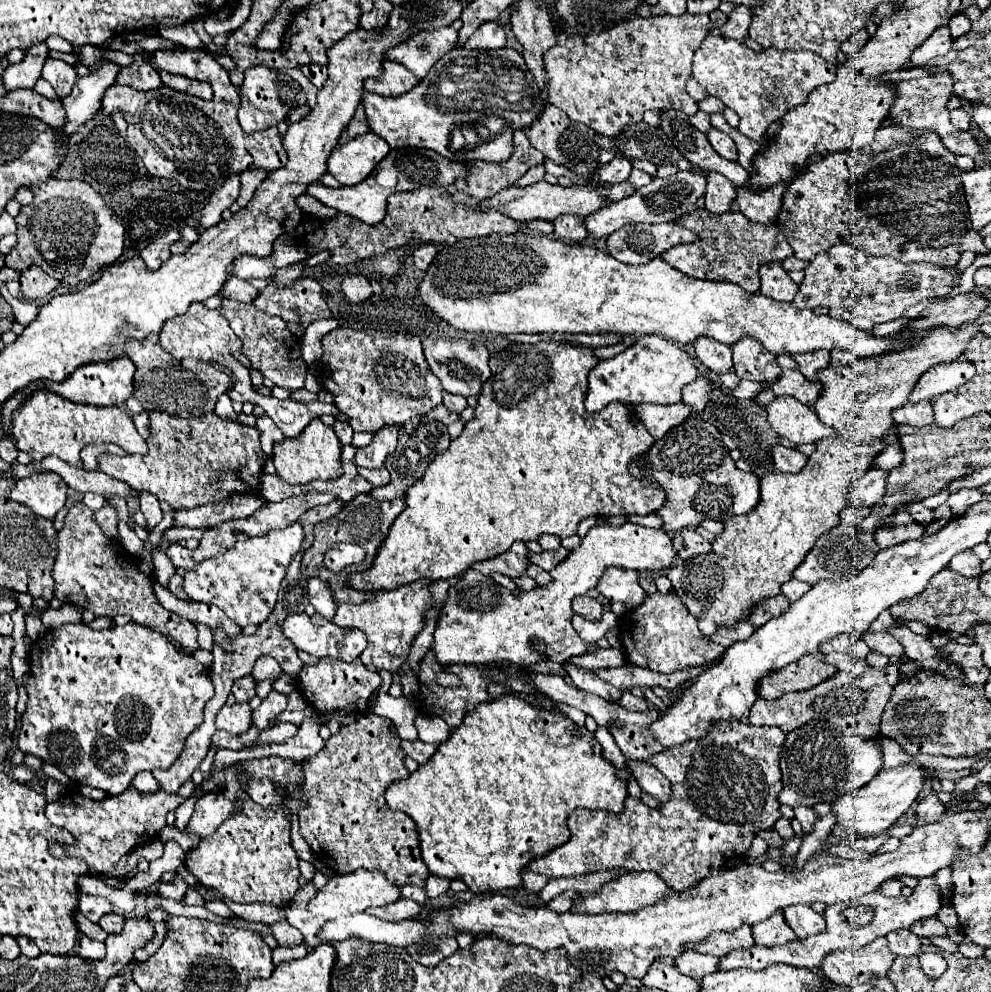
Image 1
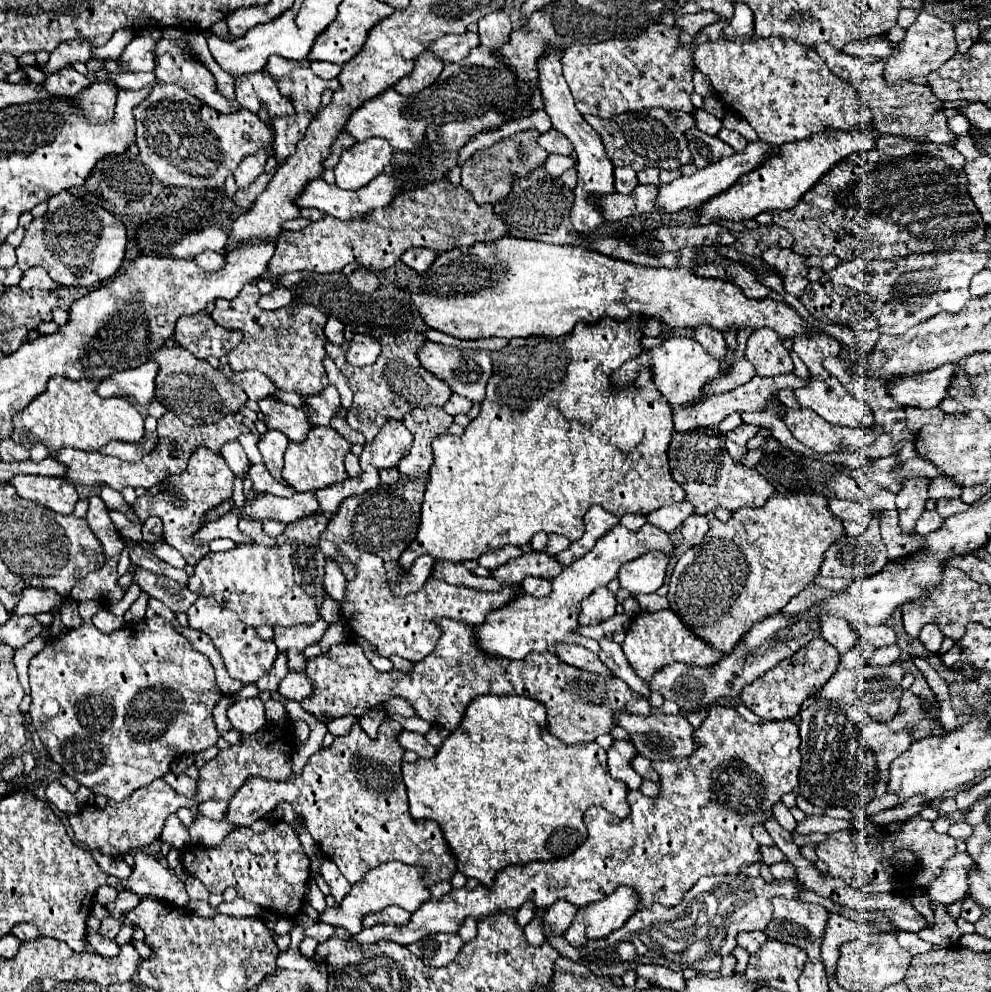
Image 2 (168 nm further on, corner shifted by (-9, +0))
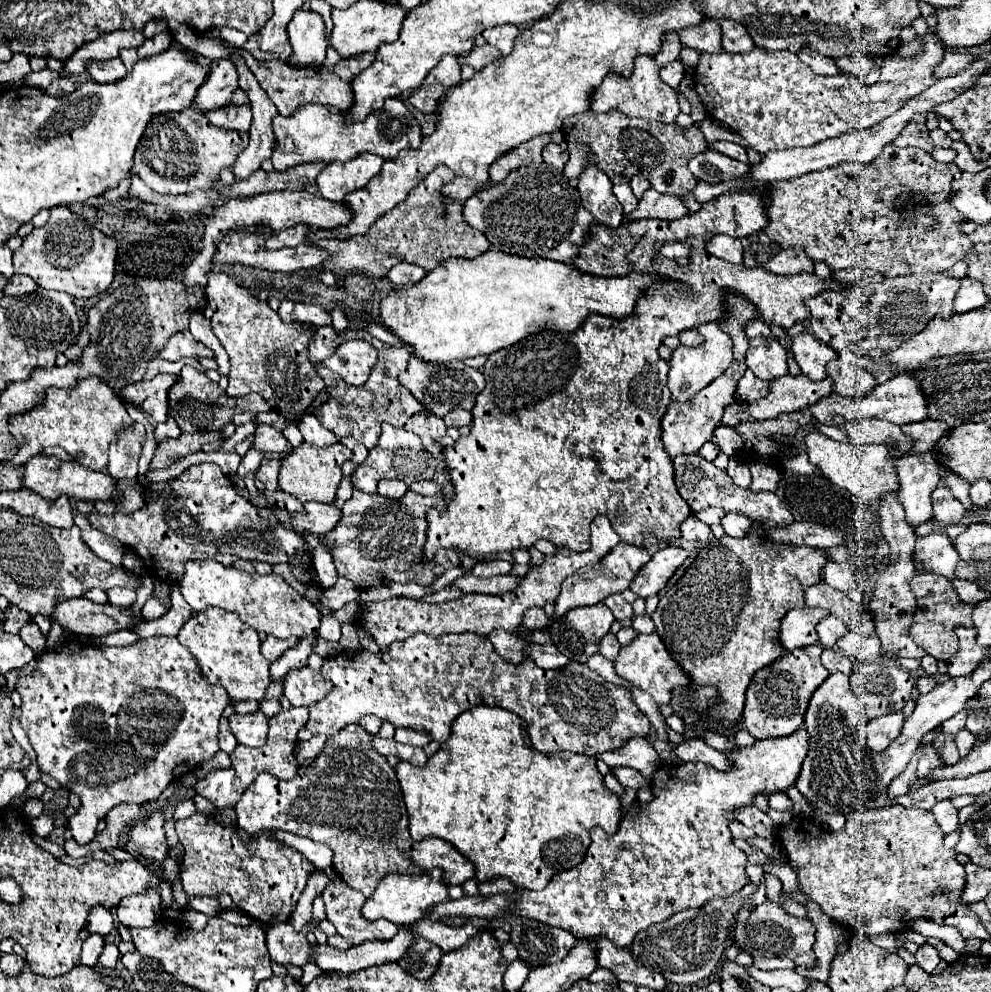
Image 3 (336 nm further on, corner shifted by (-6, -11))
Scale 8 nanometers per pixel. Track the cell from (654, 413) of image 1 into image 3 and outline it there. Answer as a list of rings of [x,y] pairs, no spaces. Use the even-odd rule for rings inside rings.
[[[787,374],[787,376],[781,376],[781,378],[773,380],[771,392],[763,400],[757,400],[755,404],[731,404],[731,406],[727,406],[725,414],[723,414],[723,424],[733,426],[733,424],[739,424],[741,420],[771,420],[771,418],[777,418],[779,414],[797,412],[797,410],[801,410],[809,404],[815,404],[819,398],[823,398],[831,392],[833,392],[833,380],[829,376],[815,382],[815,380],[809,380],[803,374],[799,374],[799,376]]]

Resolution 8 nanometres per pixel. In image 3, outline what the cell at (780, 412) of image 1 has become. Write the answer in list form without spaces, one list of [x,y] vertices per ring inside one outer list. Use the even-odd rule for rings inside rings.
[[[811,432],[805,438],[809,460],[827,476],[835,486],[851,492],[861,500],[879,500],[885,494],[899,492],[899,478],[893,460],[885,446],[855,446],[835,442],[821,432]]]

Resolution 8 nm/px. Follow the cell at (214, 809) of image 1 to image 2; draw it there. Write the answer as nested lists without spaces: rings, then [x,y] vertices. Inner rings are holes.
[[[384,719],[376,739],[370,739],[364,729],[354,723],[348,735],[336,737],[330,747],[316,751],[300,777],[286,781],[246,779],[242,789],[230,799],[224,819],[232,825],[252,825],[262,815],[274,811],[278,803],[288,801],[294,811],[304,817],[318,849],[338,865],[350,883],[358,883],[366,871],[392,859],[426,869],[424,885],[428,887],[446,881],[456,873],[456,861],[440,827],[430,819],[416,821],[408,813],[406,785],[400,773],[404,757],[404,749],[398,745],[400,731],[400,723]]]

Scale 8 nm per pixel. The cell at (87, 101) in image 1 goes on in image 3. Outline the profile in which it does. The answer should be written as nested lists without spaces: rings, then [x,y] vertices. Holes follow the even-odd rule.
[[[169,30],[161,32],[161,34],[145,40],[145,44],[141,48],[137,48],[137,54],[139,54],[139,58],[149,58],[159,52],[165,52],[171,46],[171,40],[173,40],[173,34]]]

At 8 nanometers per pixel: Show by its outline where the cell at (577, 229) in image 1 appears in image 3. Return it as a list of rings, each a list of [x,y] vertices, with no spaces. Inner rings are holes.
[[[591,164],[579,176],[579,194],[583,206],[593,214],[599,224],[609,228],[617,228],[623,220],[623,208],[613,194],[611,180]]]

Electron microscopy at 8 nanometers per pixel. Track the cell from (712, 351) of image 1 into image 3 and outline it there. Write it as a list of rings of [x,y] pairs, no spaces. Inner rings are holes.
[[[693,328],[693,330],[683,330],[679,334],[679,340],[681,340],[683,346],[697,346],[697,344],[703,342],[703,336]]]

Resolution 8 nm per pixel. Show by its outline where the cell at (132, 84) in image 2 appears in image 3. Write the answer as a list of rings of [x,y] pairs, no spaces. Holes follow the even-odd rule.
[[[113,58],[113,60],[105,60],[105,62],[93,62],[87,66],[87,72],[91,74],[91,78],[95,82],[117,82],[121,78],[127,76],[125,64],[121,62],[121,58]]]

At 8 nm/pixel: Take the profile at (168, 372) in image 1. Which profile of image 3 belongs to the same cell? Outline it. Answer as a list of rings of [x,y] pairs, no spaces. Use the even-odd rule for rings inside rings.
[[[183,366],[181,380],[169,390],[169,416],[177,420],[183,432],[197,432],[197,430],[223,430],[227,422],[237,412],[245,412],[245,398],[229,398],[219,384],[211,382],[203,372]]]

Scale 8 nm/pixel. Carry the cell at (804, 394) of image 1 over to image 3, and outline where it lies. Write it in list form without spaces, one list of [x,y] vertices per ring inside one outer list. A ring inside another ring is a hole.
[[[863,418],[863,420],[853,420],[843,426],[839,426],[853,444],[899,444],[899,452],[909,454],[913,448],[913,440],[901,432],[899,426],[885,422],[885,420],[875,420],[875,418]]]

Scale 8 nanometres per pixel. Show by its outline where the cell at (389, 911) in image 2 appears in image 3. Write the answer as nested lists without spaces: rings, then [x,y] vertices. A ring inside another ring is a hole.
[[[333,880],[325,888],[323,902],[327,908],[327,920],[337,928],[337,934],[349,938],[353,944],[391,940],[399,932],[399,928],[389,920],[365,920],[361,914],[365,896],[343,884],[343,880]]]

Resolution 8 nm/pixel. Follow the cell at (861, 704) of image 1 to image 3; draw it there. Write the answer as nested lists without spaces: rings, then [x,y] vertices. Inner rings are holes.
[[[855,662],[851,672],[851,690],[865,704],[865,712],[869,718],[879,718],[889,712],[903,710],[905,702],[911,698],[911,690],[915,686],[915,674],[903,670],[891,662]]]

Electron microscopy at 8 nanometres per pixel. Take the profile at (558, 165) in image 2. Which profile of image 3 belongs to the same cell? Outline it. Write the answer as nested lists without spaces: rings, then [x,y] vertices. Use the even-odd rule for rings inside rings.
[[[619,110],[605,114],[583,112],[563,120],[563,136],[569,150],[569,162],[563,170],[567,178],[577,178],[591,162],[603,170],[613,184],[629,182],[635,174],[645,176],[651,182],[651,188],[663,194],[687,194],[697,186],[697,178],[689,172],[687,162],[691,156],[701,154],[709,148],[703,132],[697,124],[681,130],[675,124],[651,122],[643,118],[629,118]]]

